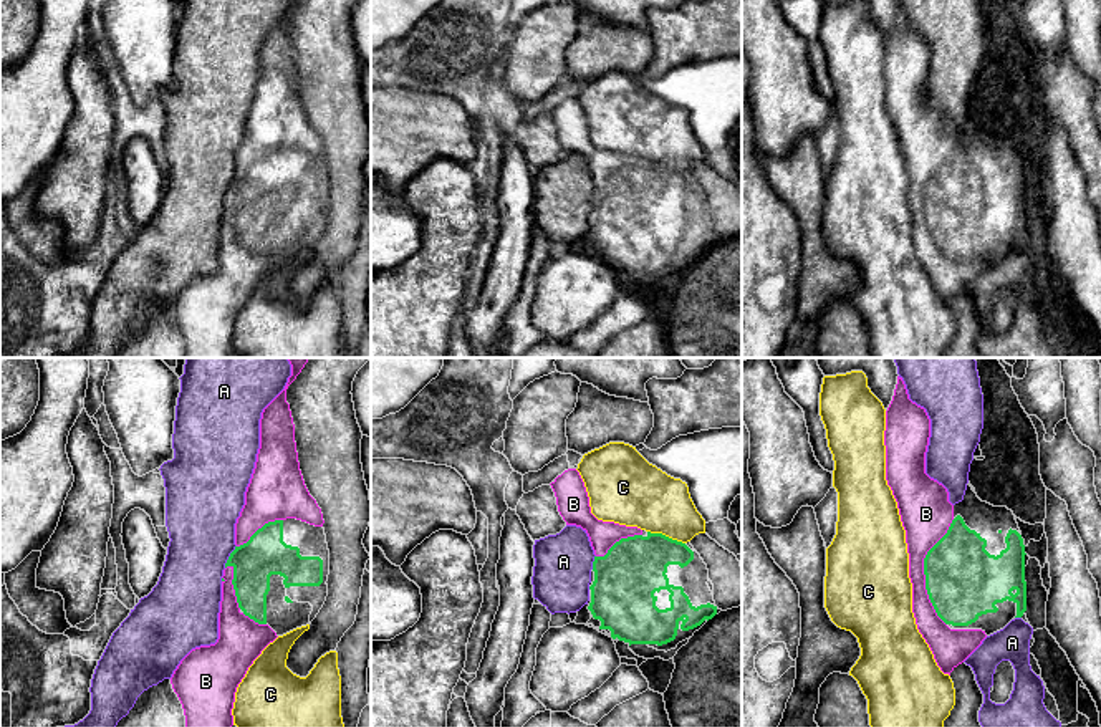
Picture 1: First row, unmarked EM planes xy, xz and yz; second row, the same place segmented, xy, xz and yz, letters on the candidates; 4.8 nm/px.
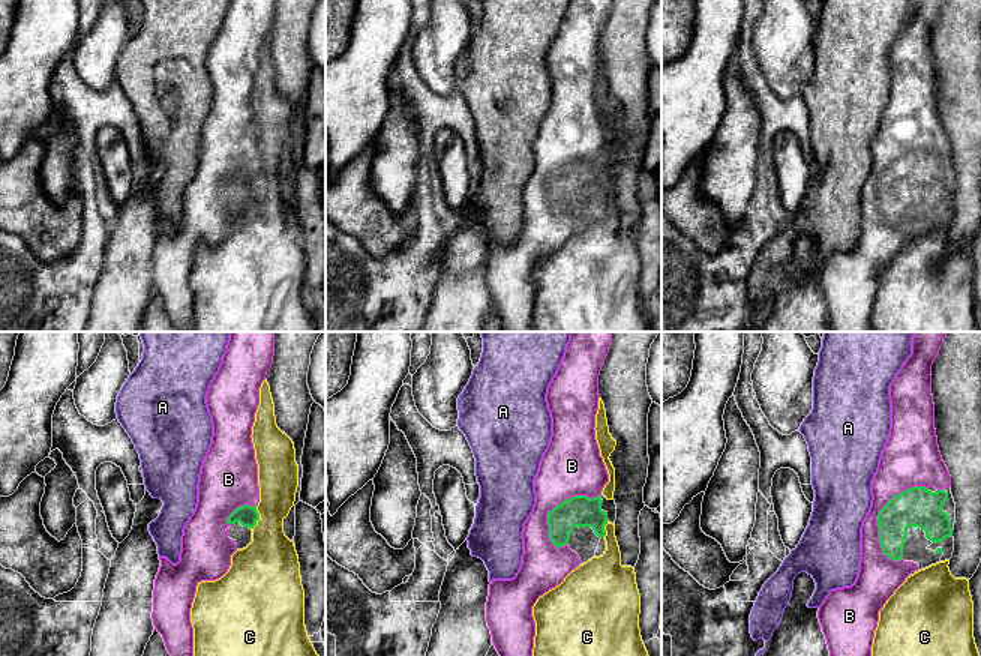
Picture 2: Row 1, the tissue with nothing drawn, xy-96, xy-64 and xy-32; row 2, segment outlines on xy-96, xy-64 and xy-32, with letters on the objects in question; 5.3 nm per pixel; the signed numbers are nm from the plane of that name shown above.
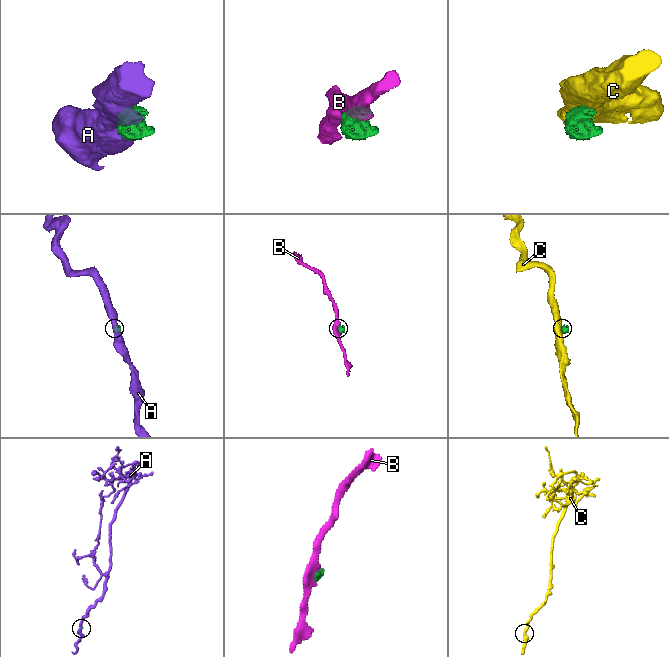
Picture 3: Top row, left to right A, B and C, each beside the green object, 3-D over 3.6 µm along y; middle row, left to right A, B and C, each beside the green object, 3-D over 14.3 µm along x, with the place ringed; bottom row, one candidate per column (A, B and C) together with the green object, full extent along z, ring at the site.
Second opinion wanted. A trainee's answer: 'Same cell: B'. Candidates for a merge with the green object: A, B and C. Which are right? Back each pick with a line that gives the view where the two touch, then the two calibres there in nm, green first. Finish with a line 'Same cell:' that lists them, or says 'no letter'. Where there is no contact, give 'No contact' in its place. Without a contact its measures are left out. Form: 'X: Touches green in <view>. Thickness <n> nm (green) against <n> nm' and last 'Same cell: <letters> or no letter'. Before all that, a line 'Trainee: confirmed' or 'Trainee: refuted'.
Trainee: confirmed
B: Touches green in yz. Thickness 360 nm (green) against 220 nm
Same cell: B

